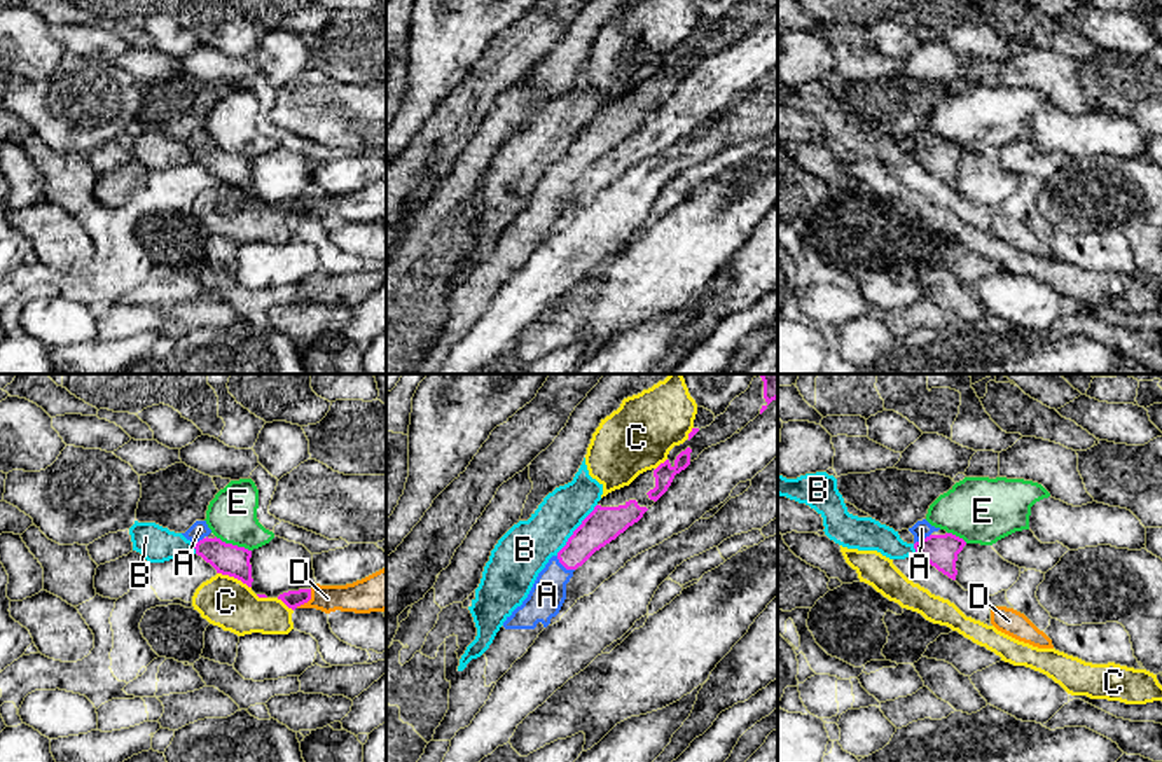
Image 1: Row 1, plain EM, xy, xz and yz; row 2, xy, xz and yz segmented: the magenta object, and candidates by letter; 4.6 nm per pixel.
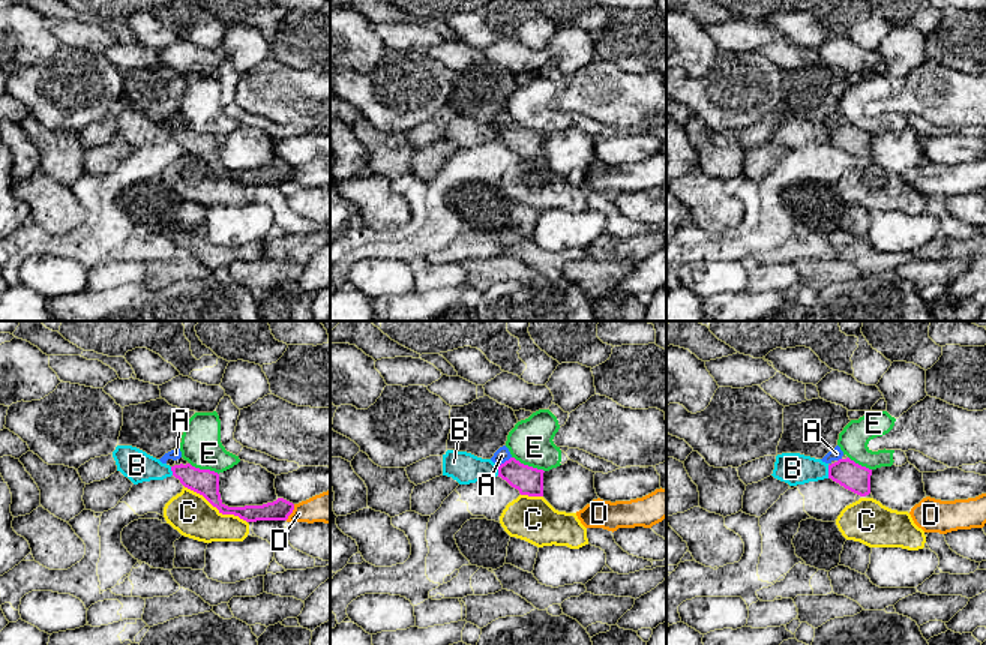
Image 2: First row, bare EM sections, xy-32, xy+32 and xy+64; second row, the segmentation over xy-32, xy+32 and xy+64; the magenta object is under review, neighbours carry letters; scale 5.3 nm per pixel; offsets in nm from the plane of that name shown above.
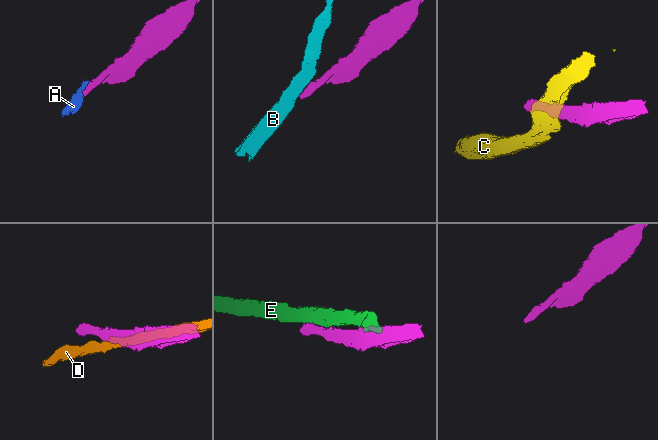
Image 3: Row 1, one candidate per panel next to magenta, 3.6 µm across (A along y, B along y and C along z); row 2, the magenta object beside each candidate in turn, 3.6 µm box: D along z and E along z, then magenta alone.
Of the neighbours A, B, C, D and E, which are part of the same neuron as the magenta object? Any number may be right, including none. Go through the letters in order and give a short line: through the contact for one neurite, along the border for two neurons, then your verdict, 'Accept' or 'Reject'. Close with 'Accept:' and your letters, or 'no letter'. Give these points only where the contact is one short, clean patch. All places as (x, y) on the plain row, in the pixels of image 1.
A: Accept
B: Line: xz (596, 112), (556, 163). Reject
C: Reject
D: Line: xy (311, 198), (311, 205), (296, 215). Reject
E: Reject
Accept: A

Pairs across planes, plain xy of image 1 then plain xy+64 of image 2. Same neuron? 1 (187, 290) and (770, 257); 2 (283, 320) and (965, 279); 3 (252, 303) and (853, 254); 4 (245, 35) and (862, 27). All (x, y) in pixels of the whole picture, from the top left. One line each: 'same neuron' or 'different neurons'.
1: same neuron
2: different neurons
3: same neuron
4: same neuron

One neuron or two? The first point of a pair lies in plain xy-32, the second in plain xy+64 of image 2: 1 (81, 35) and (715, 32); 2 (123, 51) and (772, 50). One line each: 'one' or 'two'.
1: one
2: one

